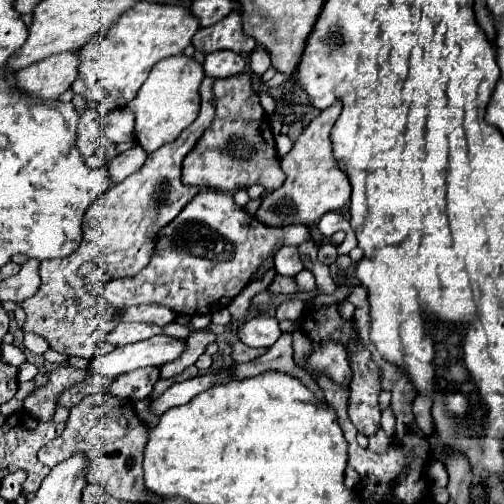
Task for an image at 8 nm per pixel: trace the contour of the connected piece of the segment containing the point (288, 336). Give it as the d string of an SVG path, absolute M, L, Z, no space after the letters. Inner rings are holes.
M293 331L281 333L281 337L277 339L277 343L275 343L273 347L269 347L265 355L257 357L257 359L251 361L251 363L235 365L235 379L255 377L255 375L265 373L265 371L271 371L271 369L273 369L273 371L283 371L283 373L289 373L289 375L301 379L319 401L325 401L323 389L317 385L317 381L315 381L305 369L301 369L301 367L295 365L291 343L293 343Z

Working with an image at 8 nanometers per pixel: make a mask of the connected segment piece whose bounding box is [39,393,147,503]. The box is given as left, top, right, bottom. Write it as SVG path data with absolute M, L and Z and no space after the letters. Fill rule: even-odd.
M87 395L81 399L73 409L65 423L65 429L59 437L49 441L39 451L39 461L47 467L55 467L61 459L71 457L73 453L81 451L89 455L89 483L97 483L107 491L111 497L119 501L135 501L145 503L143 499L143 447L147 443L147 429L137 419L135 403L129 399L119 399L113 395Z

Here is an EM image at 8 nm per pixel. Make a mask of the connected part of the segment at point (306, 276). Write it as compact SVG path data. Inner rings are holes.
M305 268L295 276L295 280L300 292L309 292L316 289L314 275Z

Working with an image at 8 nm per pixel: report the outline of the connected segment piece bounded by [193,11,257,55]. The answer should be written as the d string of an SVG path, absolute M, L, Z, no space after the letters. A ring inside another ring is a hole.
M233 11L219 23L199 29L193 35L193 45L195 45L195 49L205 51L205 53L211 53L217 49L231 49L231 51L245 55L257 47L257 41L243 33L241 11Z

